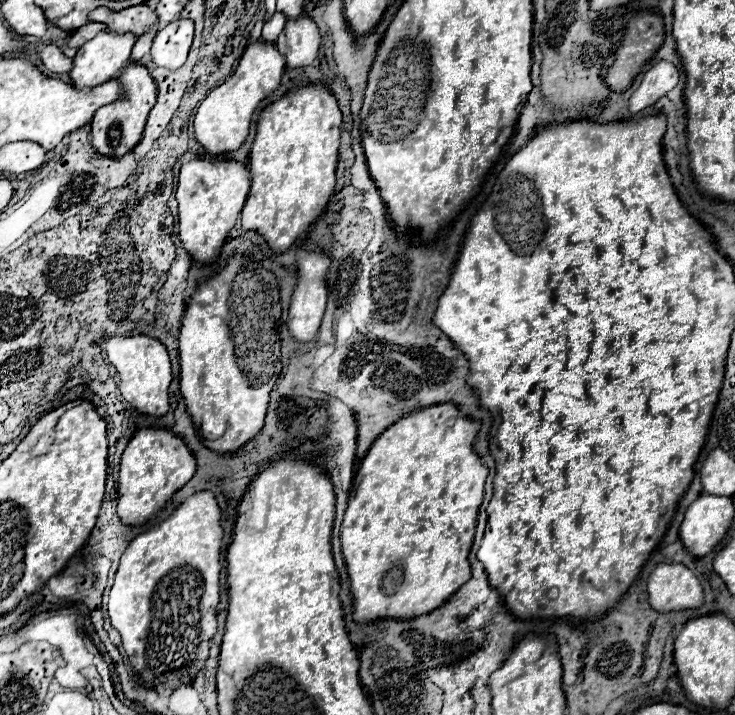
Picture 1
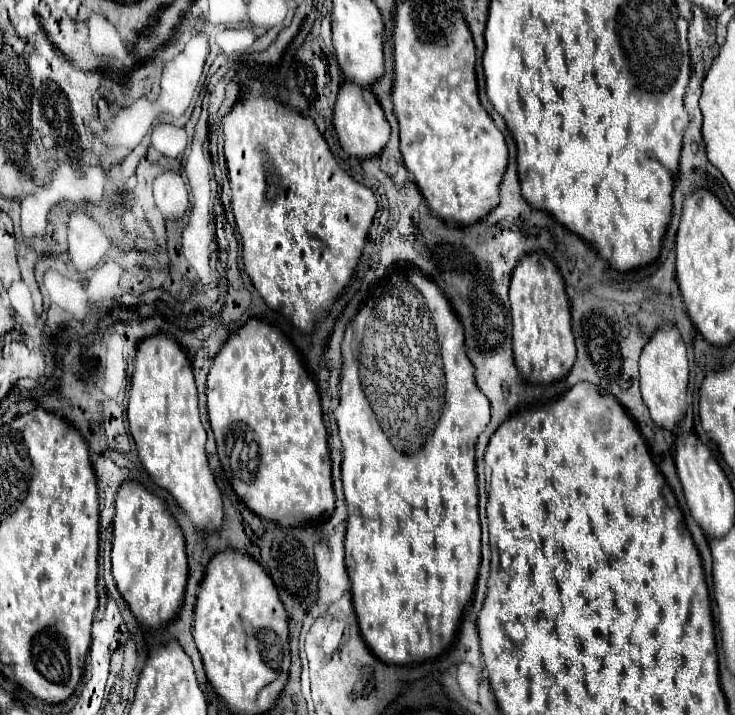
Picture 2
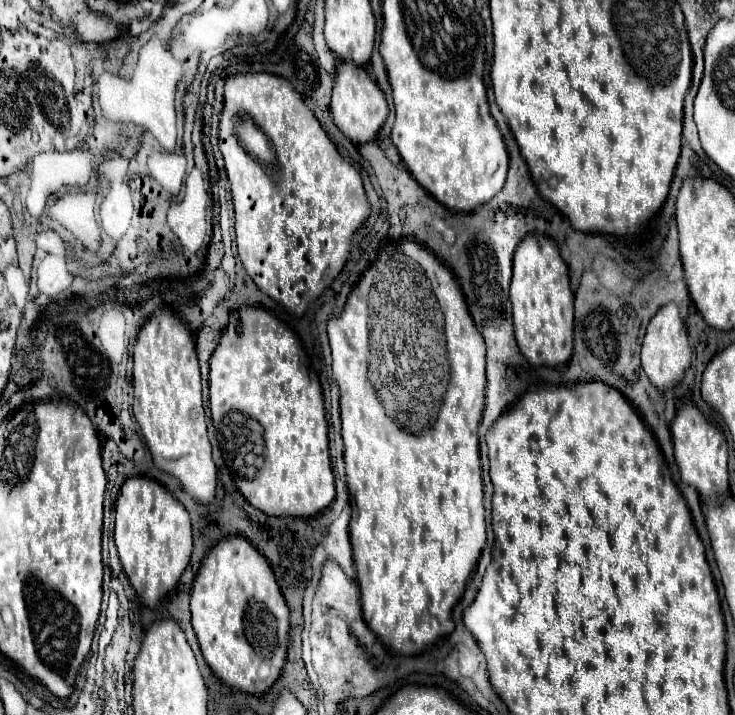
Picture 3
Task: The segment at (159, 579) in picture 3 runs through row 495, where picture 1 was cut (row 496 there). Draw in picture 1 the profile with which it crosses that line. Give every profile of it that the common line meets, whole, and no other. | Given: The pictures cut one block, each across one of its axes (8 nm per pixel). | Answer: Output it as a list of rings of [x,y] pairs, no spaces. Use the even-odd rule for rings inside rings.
[[[142,428],[128,442],[118,472],[118,516],[124,524],[144,524],[158,514],[164,504],[178,492],[196,472],[196,460],[186,442],[164,428]]]

